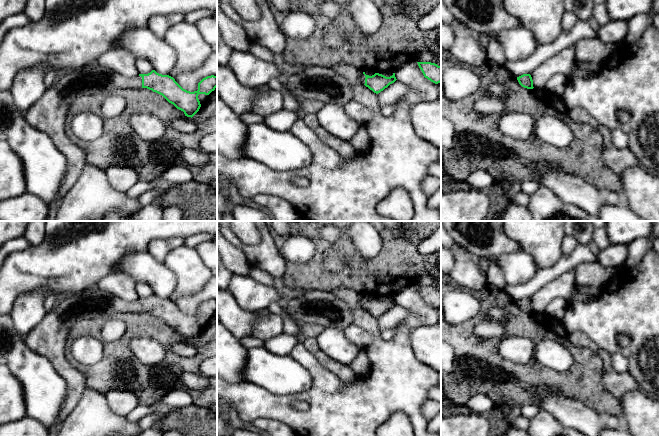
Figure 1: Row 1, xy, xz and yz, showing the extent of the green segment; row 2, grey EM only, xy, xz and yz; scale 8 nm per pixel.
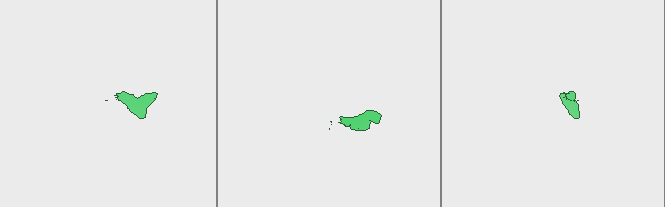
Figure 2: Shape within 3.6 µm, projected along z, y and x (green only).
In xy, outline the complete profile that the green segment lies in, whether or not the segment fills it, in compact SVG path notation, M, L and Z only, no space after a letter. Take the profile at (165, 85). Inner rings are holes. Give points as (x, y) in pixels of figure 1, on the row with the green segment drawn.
M91 63L77 70L68 70L60 73L53 84L45 89L44 94L25 113L26 121L32 127L46 133L53 141L56 148L67 159L67 173L64 176L63 188L60 195L63 197L76 183L85 165L87 164L85 152L74 144L65 133L67 113L73 102L85 95L109 96L118 89L147 88L162 95L169 103L184 112L185 116L193 117L200 109L199 94L209 95L217 87L217 76L211 75L203 78L198 83L198 90L194 92L183 89L173 77L162 75L152 70L148 74L139 74L127 78L97 63Z

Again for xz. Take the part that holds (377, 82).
M363 72L363 74L360 76L360 82L376 94L383 91L396 80L395 73L393 73L393 75L390 77L386 77L379 73L375 73L374 75L369 76Z

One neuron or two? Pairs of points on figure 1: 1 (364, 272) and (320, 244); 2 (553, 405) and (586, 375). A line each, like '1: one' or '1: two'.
1: one
2: two

